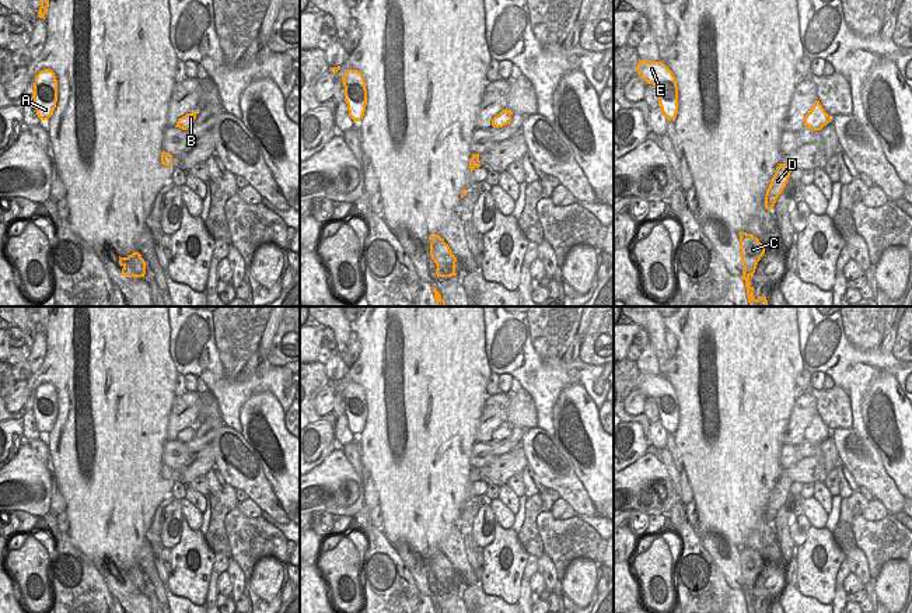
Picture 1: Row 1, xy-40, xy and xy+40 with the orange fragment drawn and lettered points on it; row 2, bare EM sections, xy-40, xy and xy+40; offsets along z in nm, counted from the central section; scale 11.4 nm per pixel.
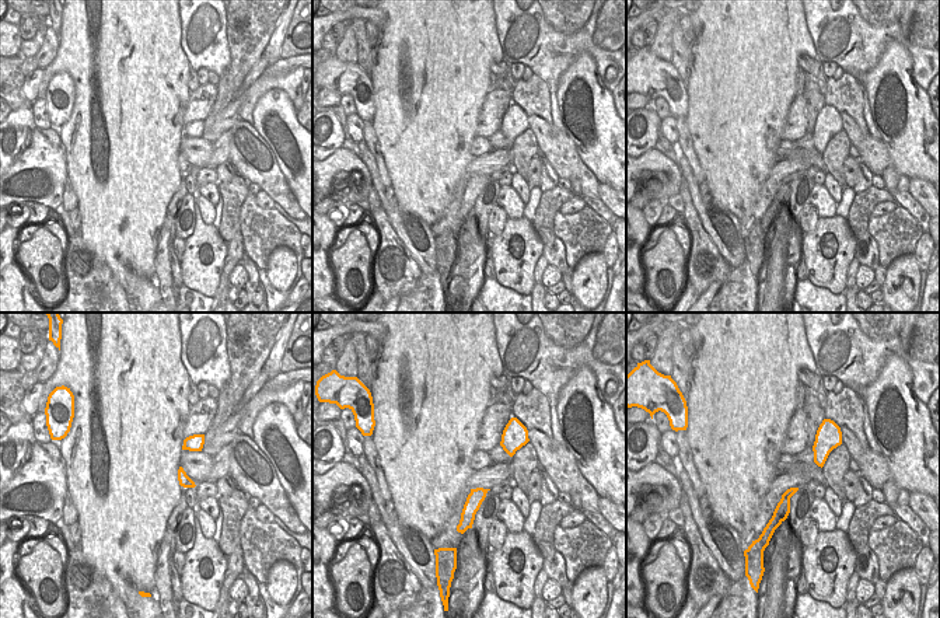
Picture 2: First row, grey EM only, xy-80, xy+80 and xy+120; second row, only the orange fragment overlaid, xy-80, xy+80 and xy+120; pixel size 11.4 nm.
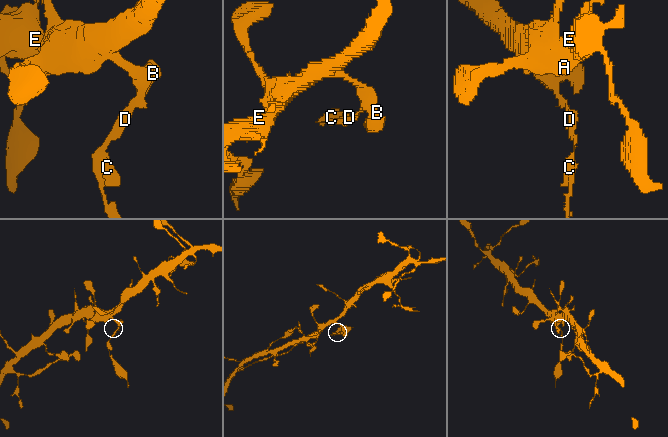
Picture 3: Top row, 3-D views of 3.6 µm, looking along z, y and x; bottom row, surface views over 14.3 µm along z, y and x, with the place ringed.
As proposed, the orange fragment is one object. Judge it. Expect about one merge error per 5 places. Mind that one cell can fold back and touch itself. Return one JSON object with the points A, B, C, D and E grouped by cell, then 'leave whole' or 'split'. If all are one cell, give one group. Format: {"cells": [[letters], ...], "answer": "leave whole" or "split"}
{"cells": [["A", "B", "E"], ["C", "D"]], "answer": "split"}

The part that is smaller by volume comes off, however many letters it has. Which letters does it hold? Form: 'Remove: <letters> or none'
Remove: C, D

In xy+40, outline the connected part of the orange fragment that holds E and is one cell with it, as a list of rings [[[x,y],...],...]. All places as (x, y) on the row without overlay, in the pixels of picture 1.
[[[640,372],[636,385],[646,397],[653,397],[656,400],[658,420],[667,434],[675,434],[678,427],[678,400],[672,385],[663,375]]]

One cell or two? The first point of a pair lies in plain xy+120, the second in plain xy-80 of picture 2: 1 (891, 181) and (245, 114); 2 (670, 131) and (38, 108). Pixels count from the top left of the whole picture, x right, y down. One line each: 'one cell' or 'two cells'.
1: two cells
2: one cell

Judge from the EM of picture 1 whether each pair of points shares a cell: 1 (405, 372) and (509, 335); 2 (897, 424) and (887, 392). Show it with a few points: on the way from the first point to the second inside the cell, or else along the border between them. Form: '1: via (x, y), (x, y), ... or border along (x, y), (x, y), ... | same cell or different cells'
1: border along (482, 321), (484, 351), (492, 371) | different cells
2: via (888, 416), (887, 400) | same cell

